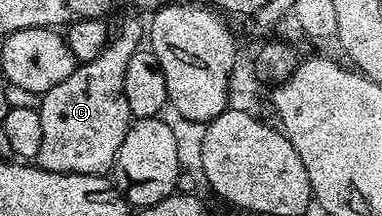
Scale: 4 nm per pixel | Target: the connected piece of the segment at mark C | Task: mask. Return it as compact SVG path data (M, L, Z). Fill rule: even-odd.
M130 18L122 26L119 38L111 37L106 47L92 61L75 65L72 76L47 94L41 95L41 101L36 109L40 116L40 125L44 131L44 141L40 144L36 162L48 172L61 174L101 174L105 175L111 169L120 152L120 144L124 144L124 136L131 124L128 100L124 100L124 71L128 69L128 60L140 49L140 41L144 38L144 26L136 19Z

